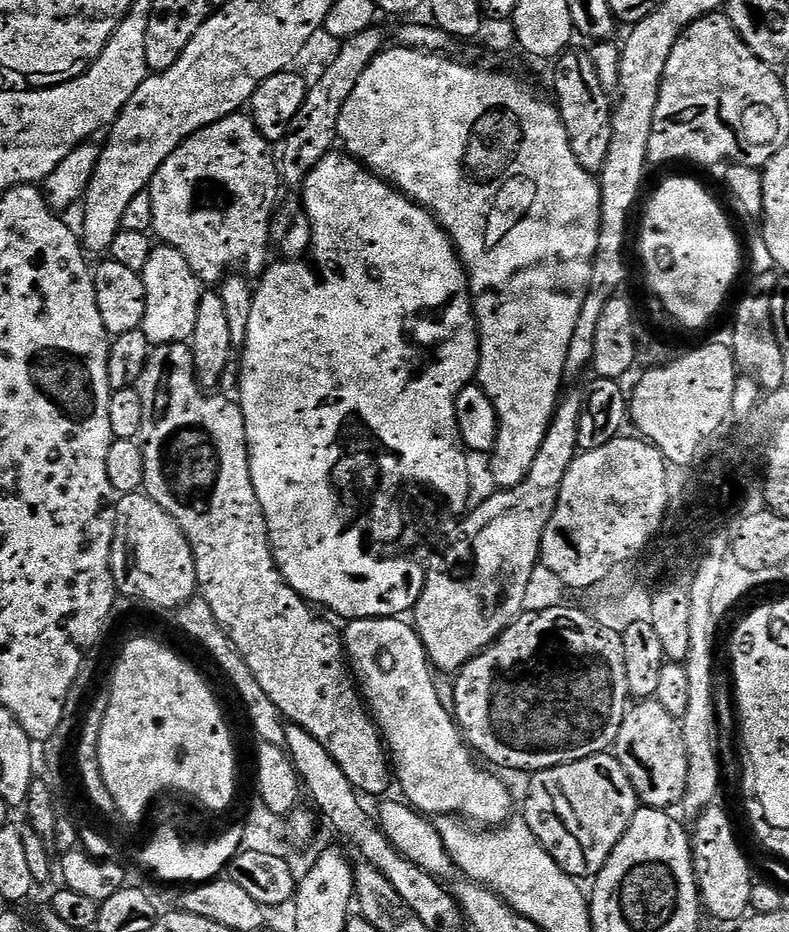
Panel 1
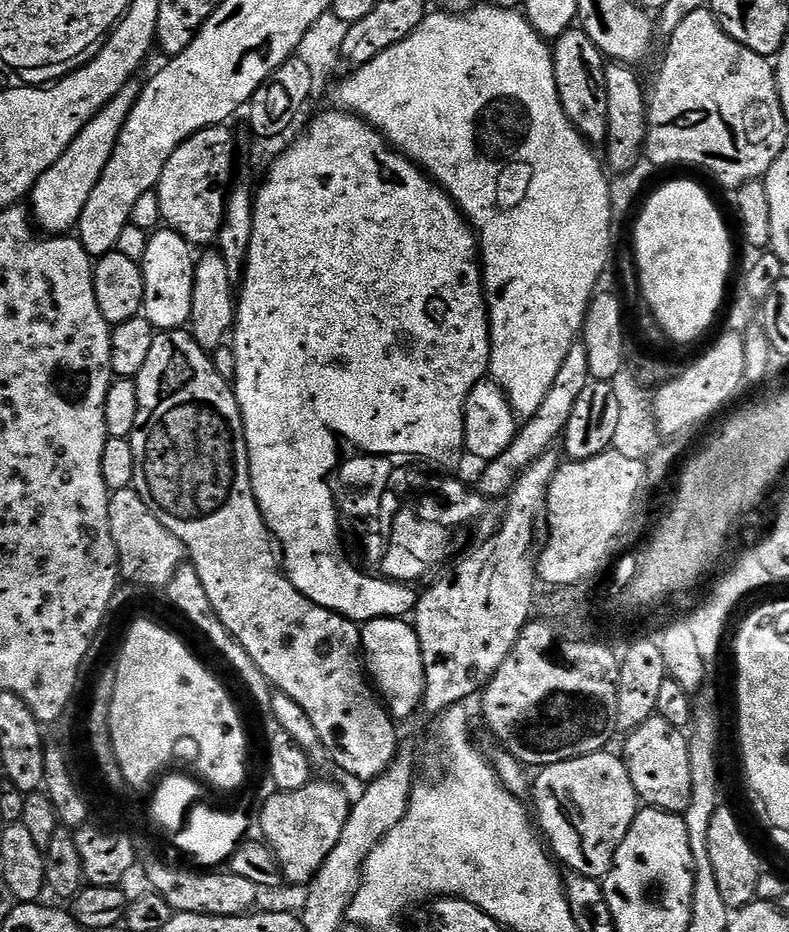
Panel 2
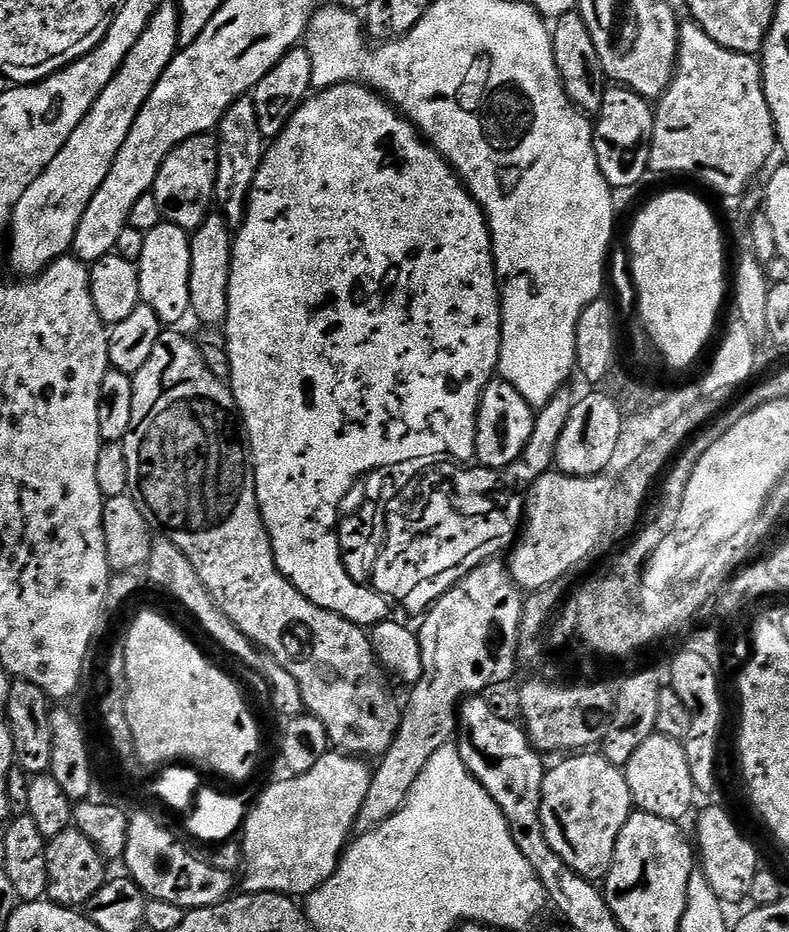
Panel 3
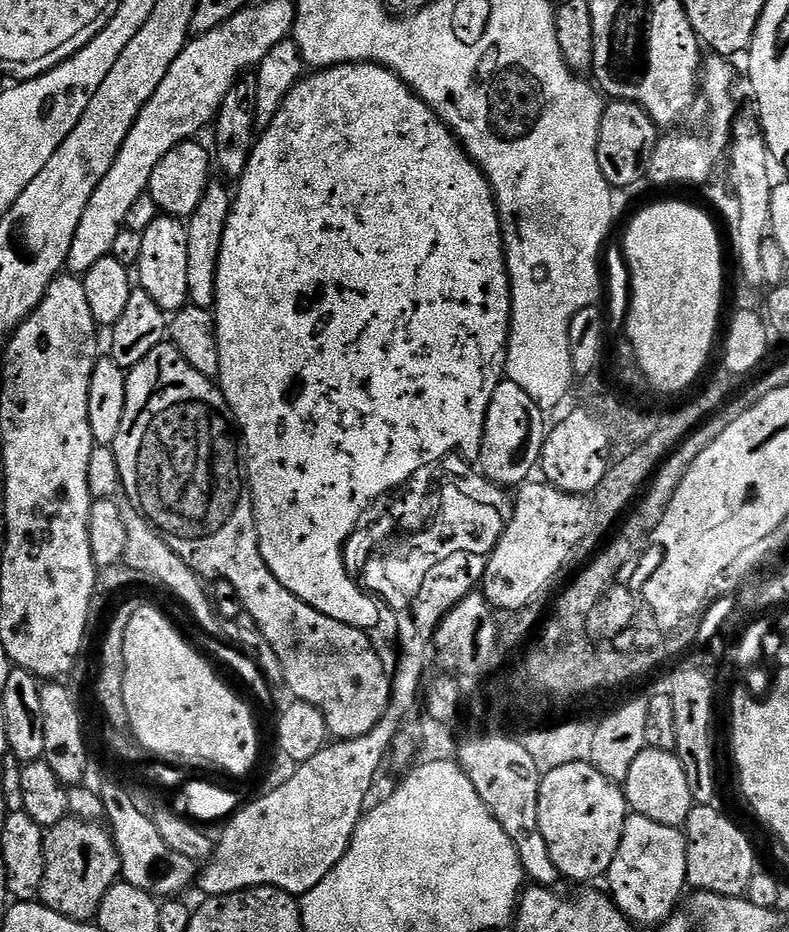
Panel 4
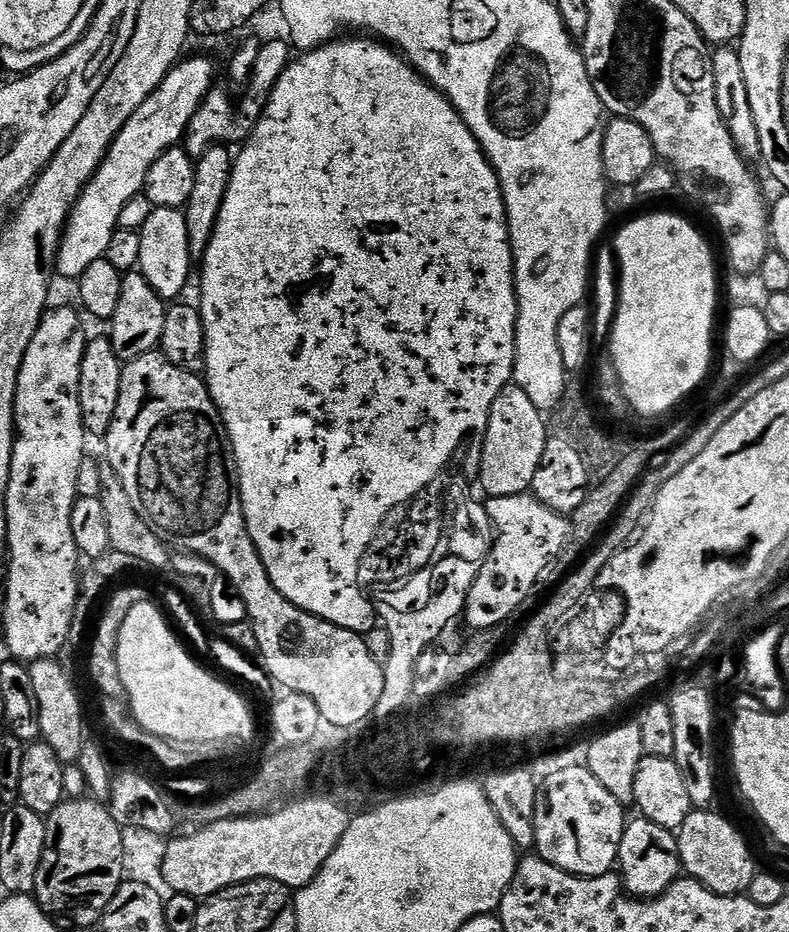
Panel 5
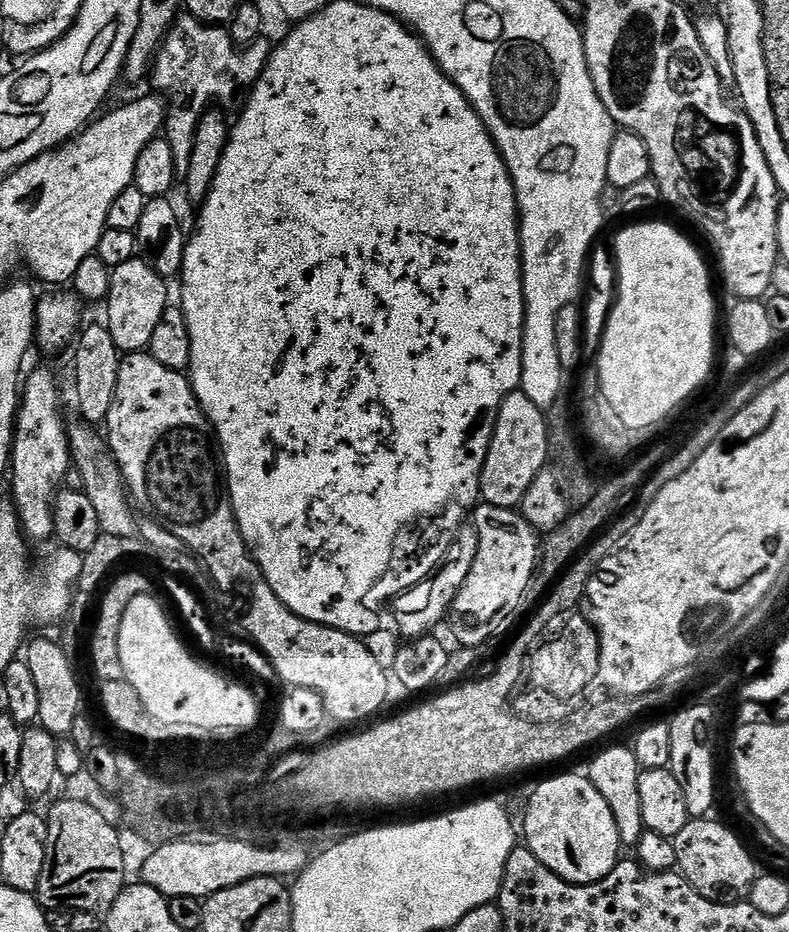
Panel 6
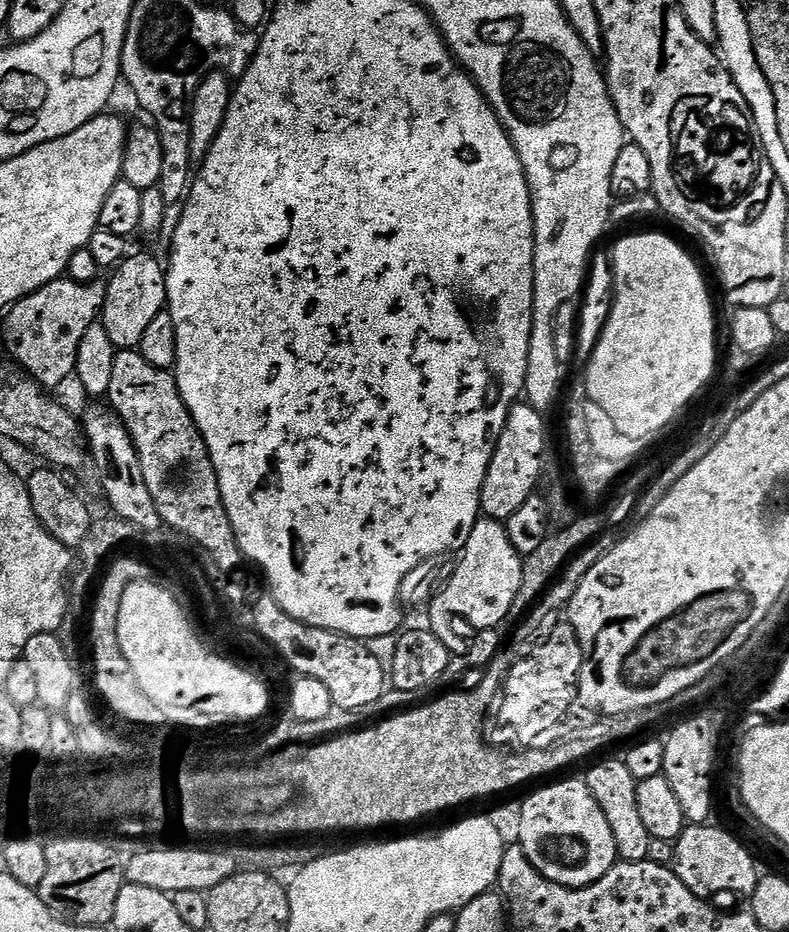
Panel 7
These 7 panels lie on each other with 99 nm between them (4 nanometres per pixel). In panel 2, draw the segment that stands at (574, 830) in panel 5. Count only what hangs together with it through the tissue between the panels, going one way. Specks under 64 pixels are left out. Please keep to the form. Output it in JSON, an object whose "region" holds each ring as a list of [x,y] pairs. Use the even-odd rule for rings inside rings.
{"region":[[[608,750],[595,752],[541,767],[540,777],[534,780],[534,816],[539,831],[555,859],[565,869],[572,868],[568,870],[577,876],[607,876],[614,854],[626,838],[638,811],[638,797],[628,767],[619,755],[611,756],[610,753]]]}

